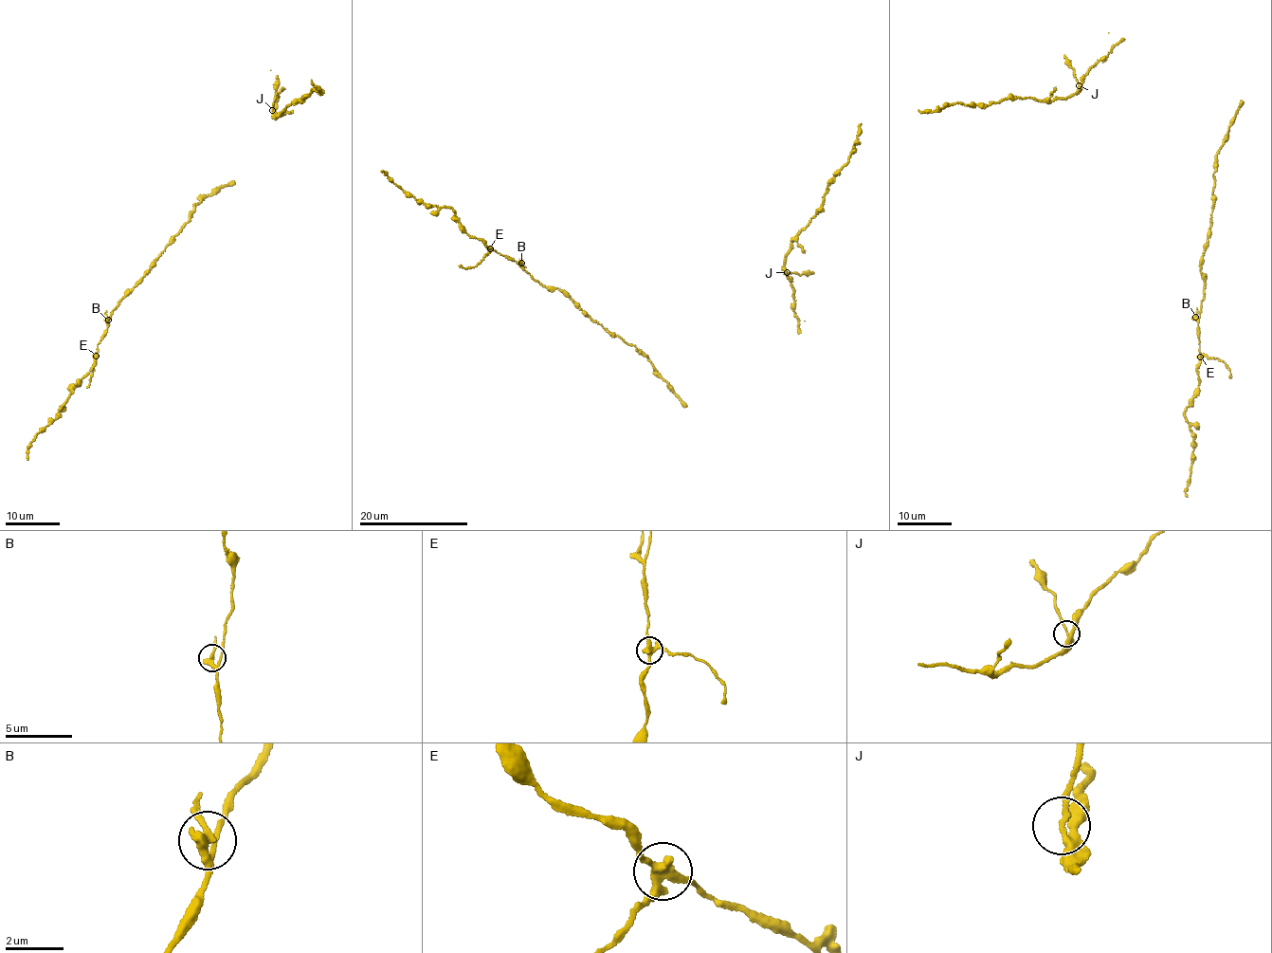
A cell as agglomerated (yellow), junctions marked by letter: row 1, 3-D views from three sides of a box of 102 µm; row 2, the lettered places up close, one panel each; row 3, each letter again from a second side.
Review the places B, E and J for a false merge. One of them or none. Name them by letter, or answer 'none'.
E

